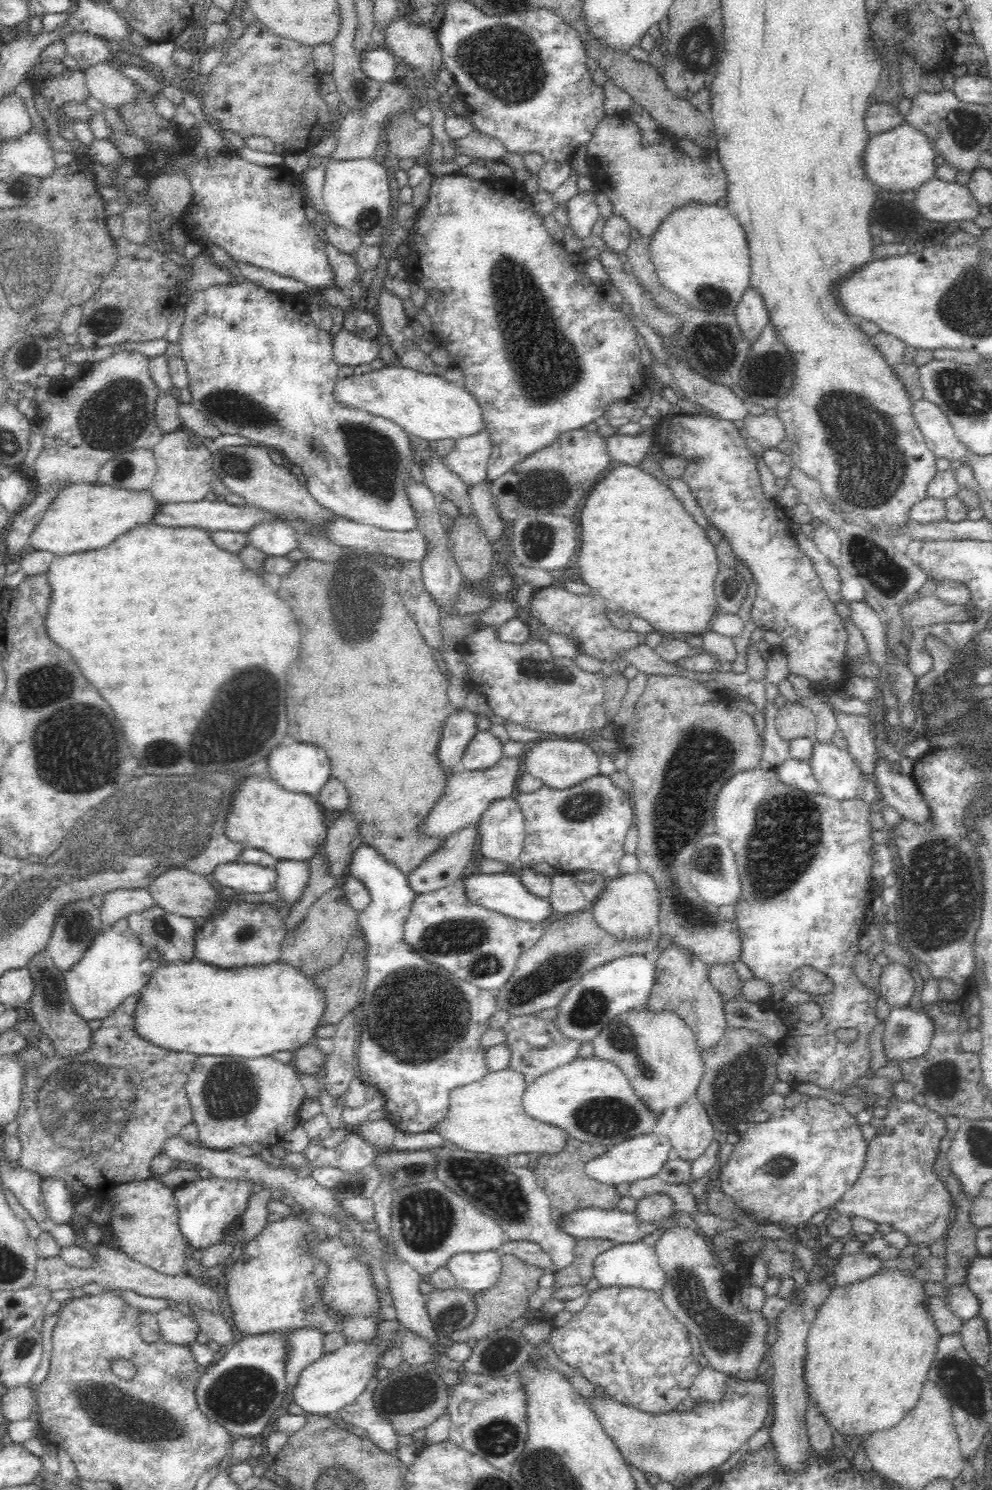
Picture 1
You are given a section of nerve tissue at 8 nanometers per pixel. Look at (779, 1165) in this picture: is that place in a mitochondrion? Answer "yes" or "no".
yes

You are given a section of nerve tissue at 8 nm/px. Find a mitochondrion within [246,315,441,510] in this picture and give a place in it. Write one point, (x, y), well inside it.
(372, 456)

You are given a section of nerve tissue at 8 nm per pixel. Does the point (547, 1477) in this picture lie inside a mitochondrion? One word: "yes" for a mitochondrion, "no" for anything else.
yes

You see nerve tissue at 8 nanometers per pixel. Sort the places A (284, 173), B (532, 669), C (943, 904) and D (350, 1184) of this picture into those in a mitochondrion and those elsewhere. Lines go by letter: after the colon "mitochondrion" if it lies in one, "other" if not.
A: other
B: mitochondrion
C: mitochondrion
D: mitochondrion

